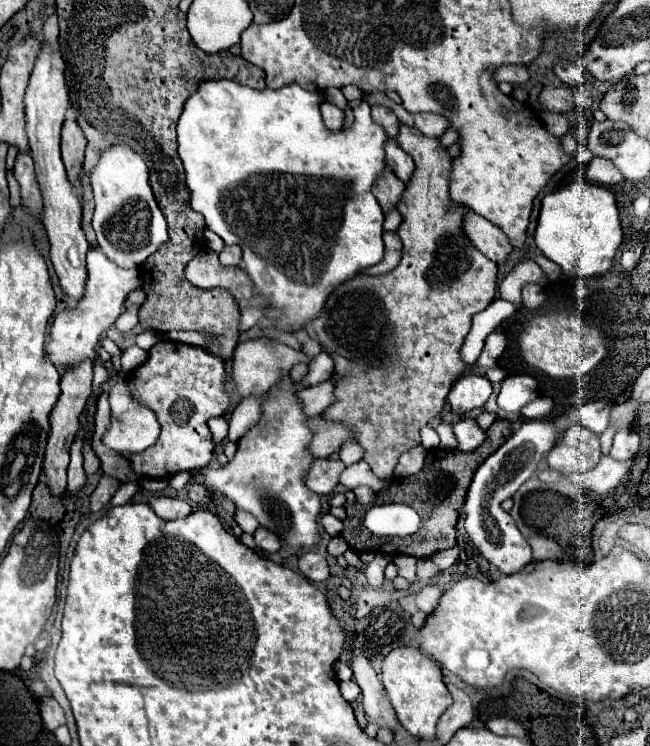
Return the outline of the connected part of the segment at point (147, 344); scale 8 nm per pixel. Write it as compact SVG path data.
M147 330L147 332L141 332L141 334L137 336L137 346L143 348L143 350L149 350L149 348L155 346L159 340L161 340L161 336L159 336L157 332Z

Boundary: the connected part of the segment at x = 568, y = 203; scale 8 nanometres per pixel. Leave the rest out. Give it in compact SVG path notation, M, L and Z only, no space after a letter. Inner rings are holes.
M572 182L543 198L543 206L541 206L541 214L535 230L535 244L549 260L561 266L563 274L587 276L587 278L607 274L613 266L613 260L621 242L623 242L623 230L619 222L619 210L615 204L615 196L607 188L601 188L593 182Z

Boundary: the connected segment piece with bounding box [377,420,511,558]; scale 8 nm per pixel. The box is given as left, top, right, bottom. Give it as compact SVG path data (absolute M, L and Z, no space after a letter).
M495 420L493 426L487 430L487 440L475 448L473 452L459 452L459 450L429 450L425 458L425 466L419 474L411 478L395 478L389 482L389 488L377 494L379 502L401 502L411 508L421 516L421 526L415 534L409 538L393 538L393 554L409 554L417 558L429 558L445 548L455 546L455 524L459 518L459 508L465 502L465 494L471 482L473 472L477 466L493 454L511 434L511 424L507 420Z

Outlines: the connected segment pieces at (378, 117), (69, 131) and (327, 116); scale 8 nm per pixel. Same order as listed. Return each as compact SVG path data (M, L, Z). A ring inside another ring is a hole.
M373 106L371 114L373 114L373 120L385 128L385 132L389 134L389 138L397 138L397 130L399 130L401 122L391 112L391 108L387 108L387 106Z
M65 120L61 130L61 154L67 168L67 178L77 190L81 190L79 178L81 178L81 166L85 160L85 146L87 146L87 140L79 130L77 122Z
M323 102L321 104L321 114L323 114L323 120L329 126L329 130L341 130L345 114L339 106L335 106L333 102Z

